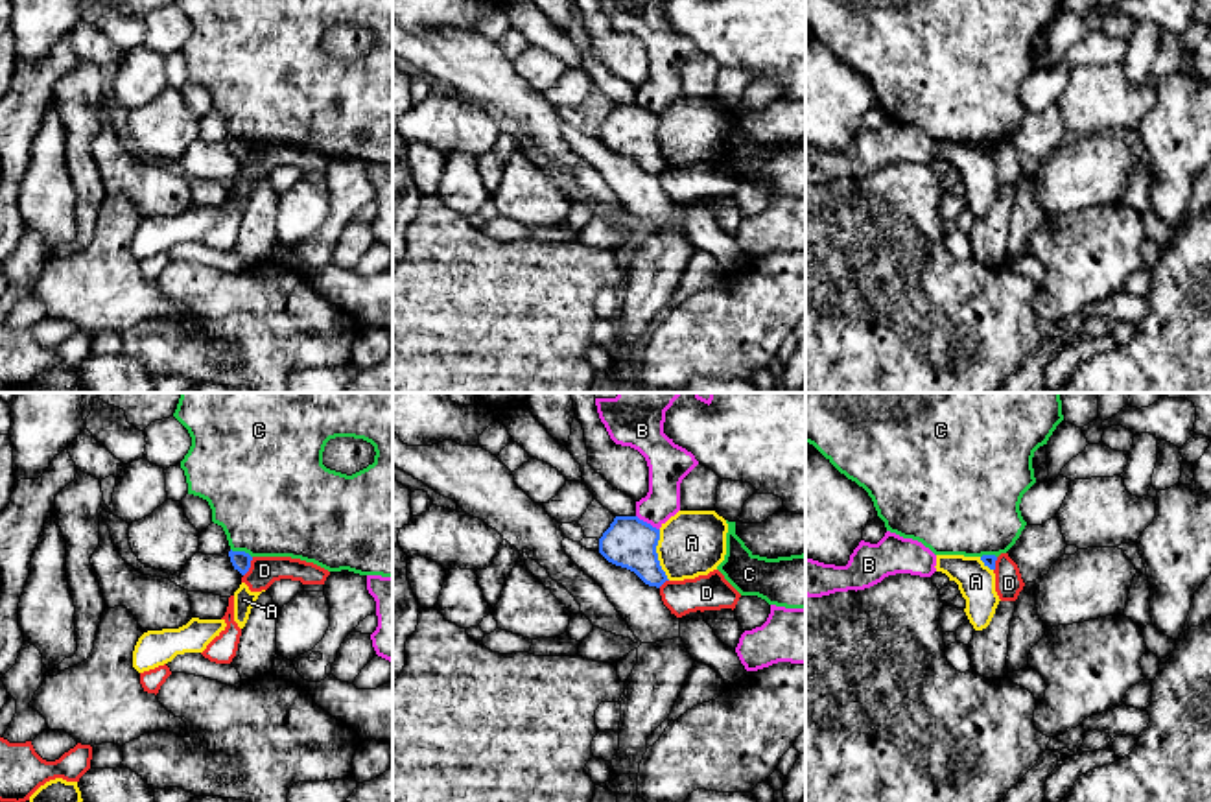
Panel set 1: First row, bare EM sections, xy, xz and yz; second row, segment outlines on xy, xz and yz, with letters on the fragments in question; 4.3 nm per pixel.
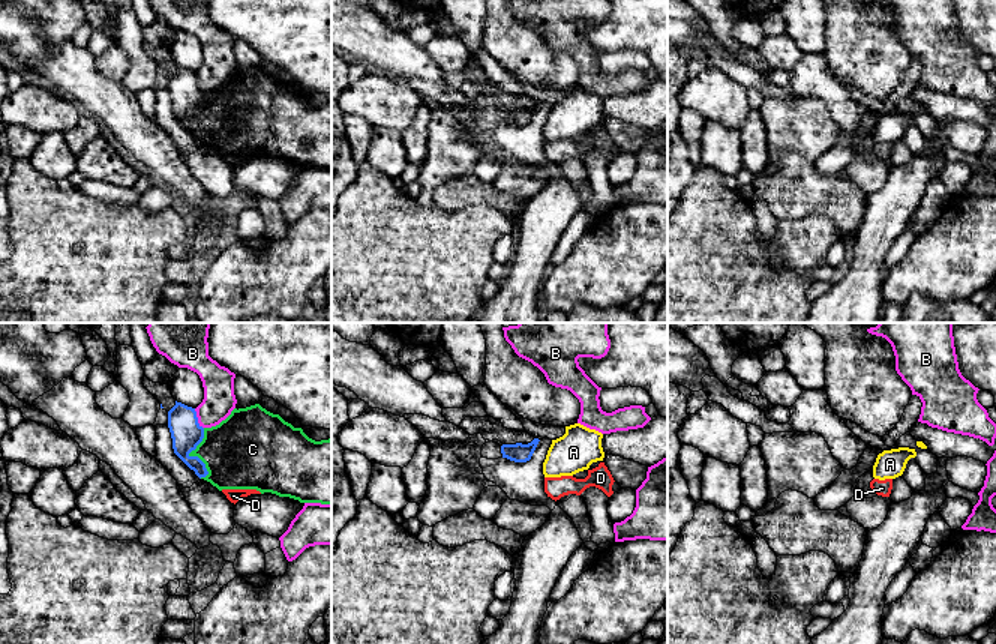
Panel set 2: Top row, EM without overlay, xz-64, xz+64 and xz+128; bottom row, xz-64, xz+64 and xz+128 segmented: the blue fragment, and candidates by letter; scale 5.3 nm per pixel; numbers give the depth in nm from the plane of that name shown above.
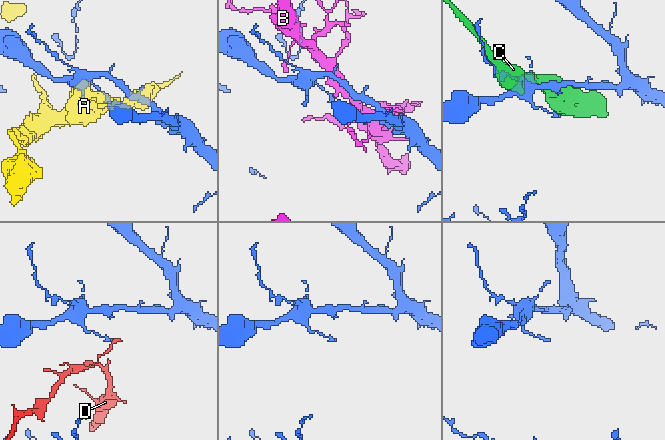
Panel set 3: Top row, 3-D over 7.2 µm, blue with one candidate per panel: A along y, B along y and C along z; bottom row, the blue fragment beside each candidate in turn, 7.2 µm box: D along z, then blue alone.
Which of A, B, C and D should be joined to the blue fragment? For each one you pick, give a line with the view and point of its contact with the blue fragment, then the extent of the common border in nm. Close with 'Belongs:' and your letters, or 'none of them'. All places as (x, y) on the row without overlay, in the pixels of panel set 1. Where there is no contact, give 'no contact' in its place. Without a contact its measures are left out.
Belongs: none of them

